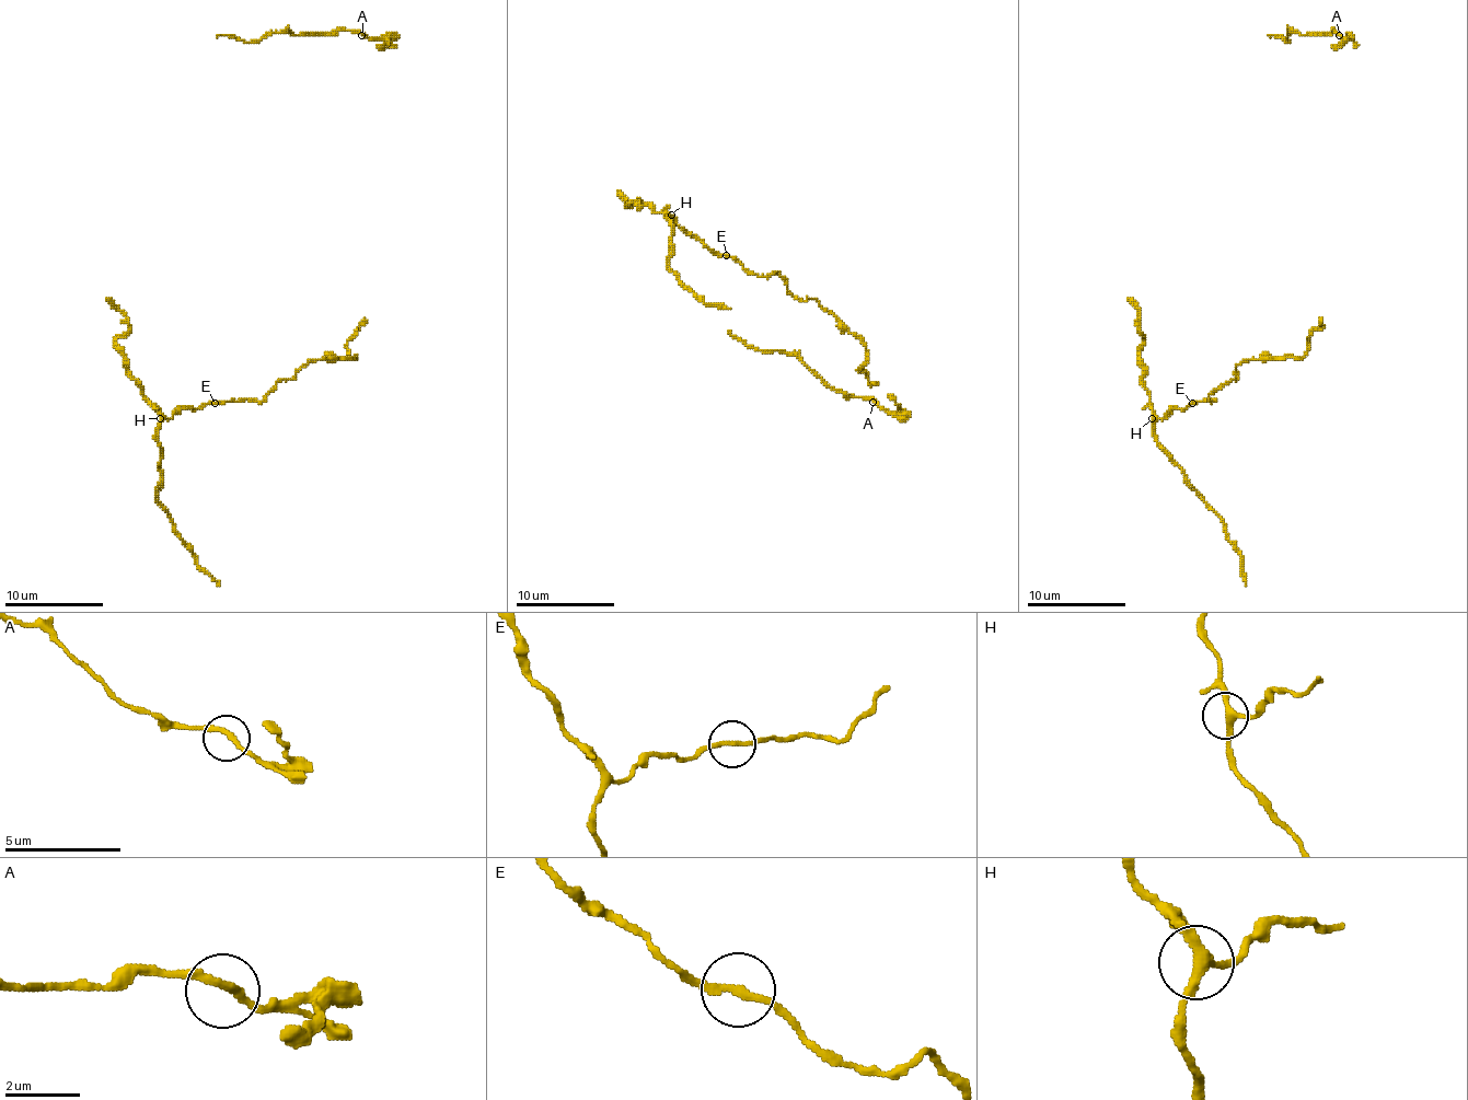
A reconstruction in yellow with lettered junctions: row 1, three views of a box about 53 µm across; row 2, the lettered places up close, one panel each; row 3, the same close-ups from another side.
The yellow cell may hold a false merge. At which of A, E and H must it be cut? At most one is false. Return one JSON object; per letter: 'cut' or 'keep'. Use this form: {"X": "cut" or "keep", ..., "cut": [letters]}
{"A": "keep", "E": "keep", "H": "keep", "cut": []}

